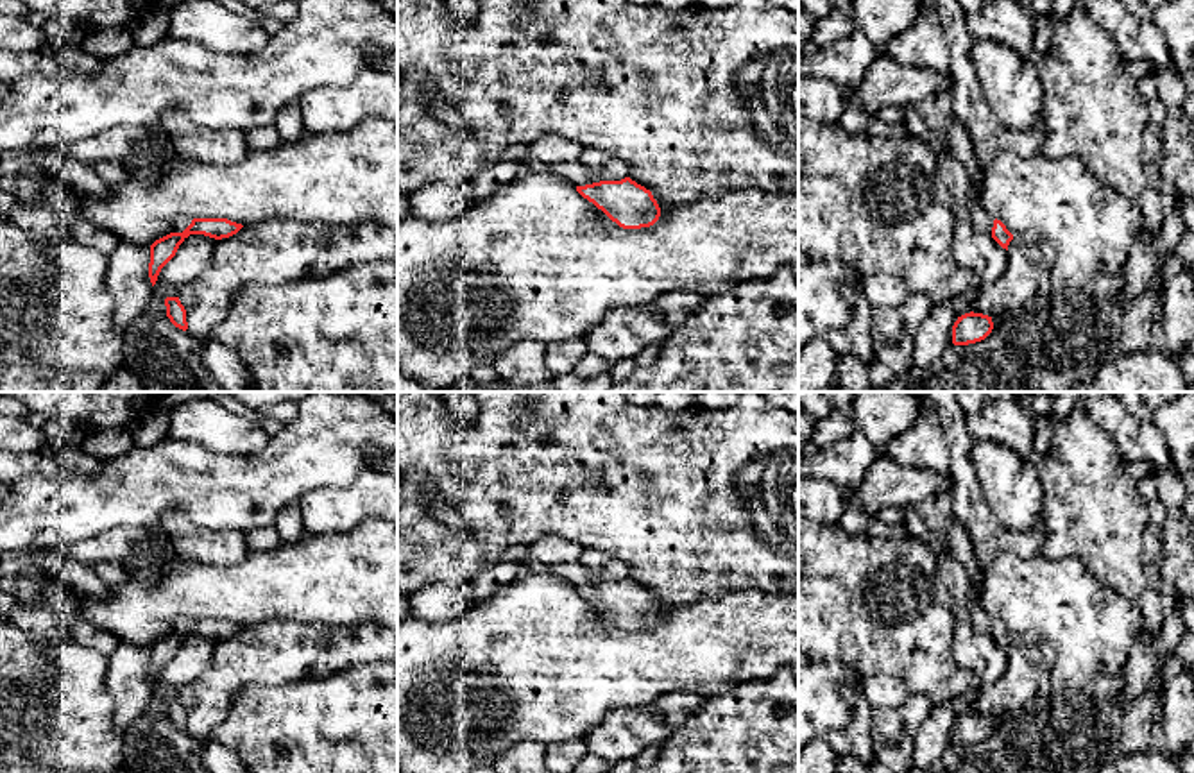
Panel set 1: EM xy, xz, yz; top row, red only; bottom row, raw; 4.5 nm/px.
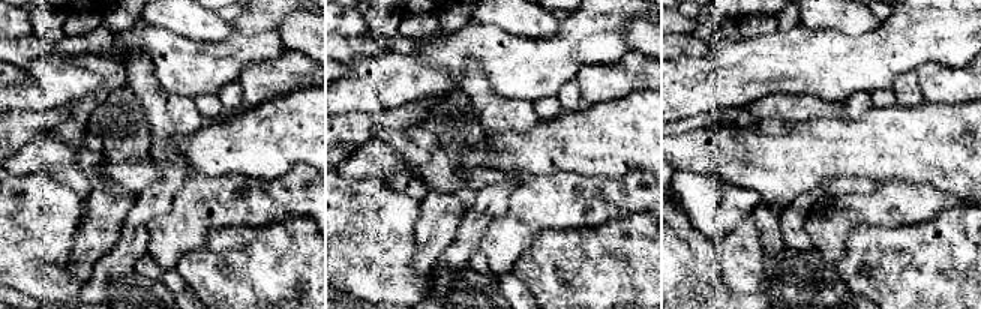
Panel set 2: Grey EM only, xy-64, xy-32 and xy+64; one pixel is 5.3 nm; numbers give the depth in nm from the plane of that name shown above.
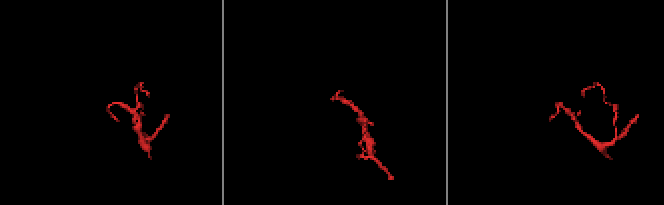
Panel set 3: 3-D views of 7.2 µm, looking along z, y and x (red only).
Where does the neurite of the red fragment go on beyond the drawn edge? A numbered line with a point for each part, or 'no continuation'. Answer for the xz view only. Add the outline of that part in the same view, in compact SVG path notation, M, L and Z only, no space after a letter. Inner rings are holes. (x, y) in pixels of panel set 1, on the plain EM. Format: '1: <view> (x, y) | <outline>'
1: xz (577, 575) | M580 562L555 564L555 565L546 567L544 571L564 582L569 582L575 587L585 587L585 585L596 583L596 576Z

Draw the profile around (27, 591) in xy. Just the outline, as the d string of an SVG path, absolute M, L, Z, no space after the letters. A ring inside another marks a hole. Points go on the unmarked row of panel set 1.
M14 576L14 578L2 578L0 590L9 592L16 598L18 605L23 607L38 607L45 592L63 582L57 576L39 576L39 578L27 578L27 576Z

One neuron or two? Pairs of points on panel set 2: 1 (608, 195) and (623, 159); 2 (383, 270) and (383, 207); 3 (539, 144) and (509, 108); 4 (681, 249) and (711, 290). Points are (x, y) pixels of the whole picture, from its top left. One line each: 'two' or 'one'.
1: two
2: one
3: two
4: one

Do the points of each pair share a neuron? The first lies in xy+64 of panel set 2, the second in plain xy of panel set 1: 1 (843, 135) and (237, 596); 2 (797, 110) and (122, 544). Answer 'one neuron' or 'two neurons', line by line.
1: one neuron
2: one neuron

